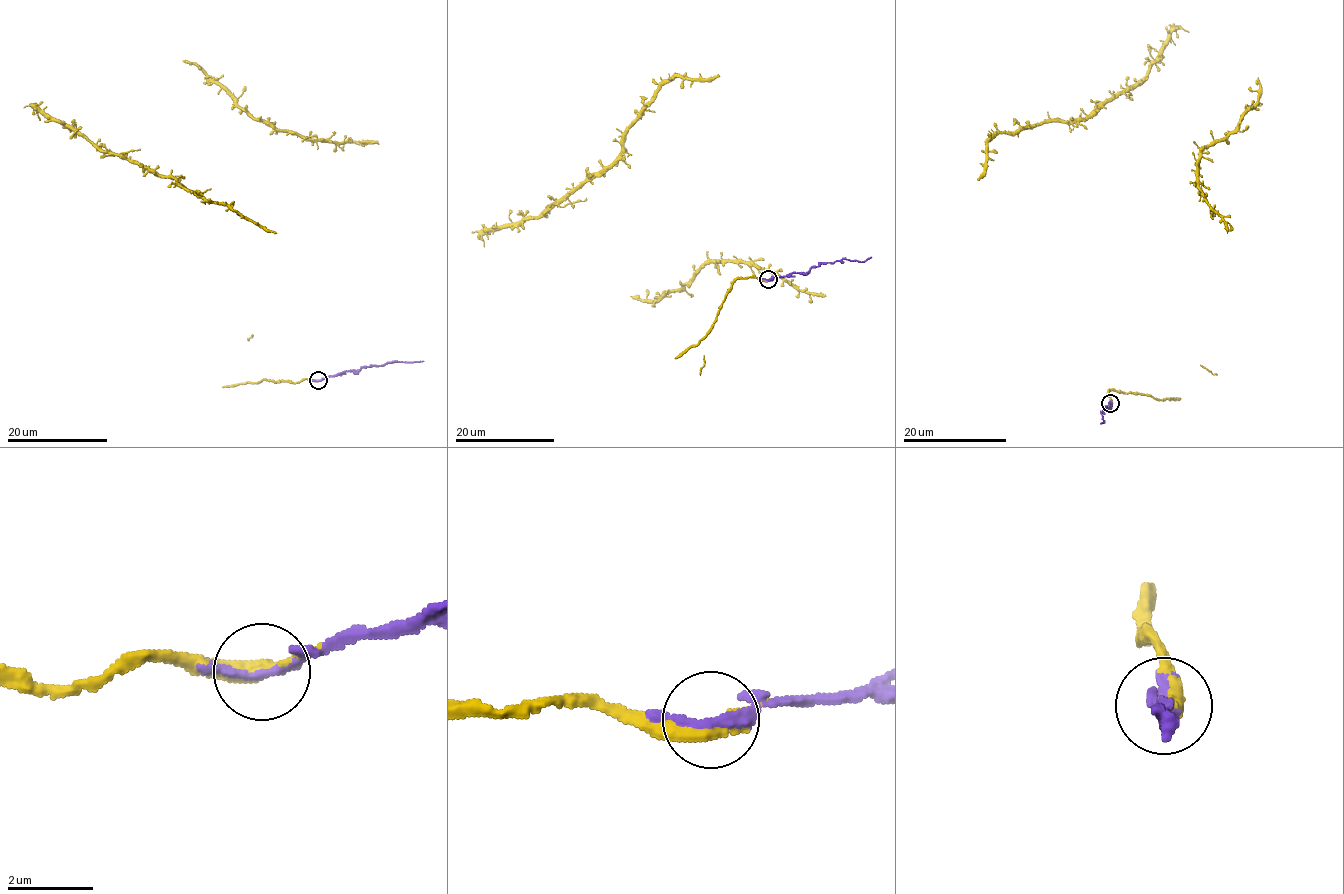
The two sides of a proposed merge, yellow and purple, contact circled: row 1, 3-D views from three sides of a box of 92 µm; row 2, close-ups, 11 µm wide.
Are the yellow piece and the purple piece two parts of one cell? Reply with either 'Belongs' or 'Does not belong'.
Does not belong

